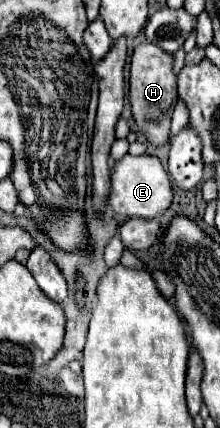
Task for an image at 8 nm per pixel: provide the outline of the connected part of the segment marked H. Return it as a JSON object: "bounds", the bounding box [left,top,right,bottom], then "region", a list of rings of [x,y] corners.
{"bounds":[129,43,177,147],"region":[[[141,43],[135,47],[131,57],[129,75],[129,103],[133,111],[133,121],[139,131],[147,137],[149,145],[163,147],[171,137],[171,107],[177,101],[177,77],[171,71],[171,55],[157,45]]]}

